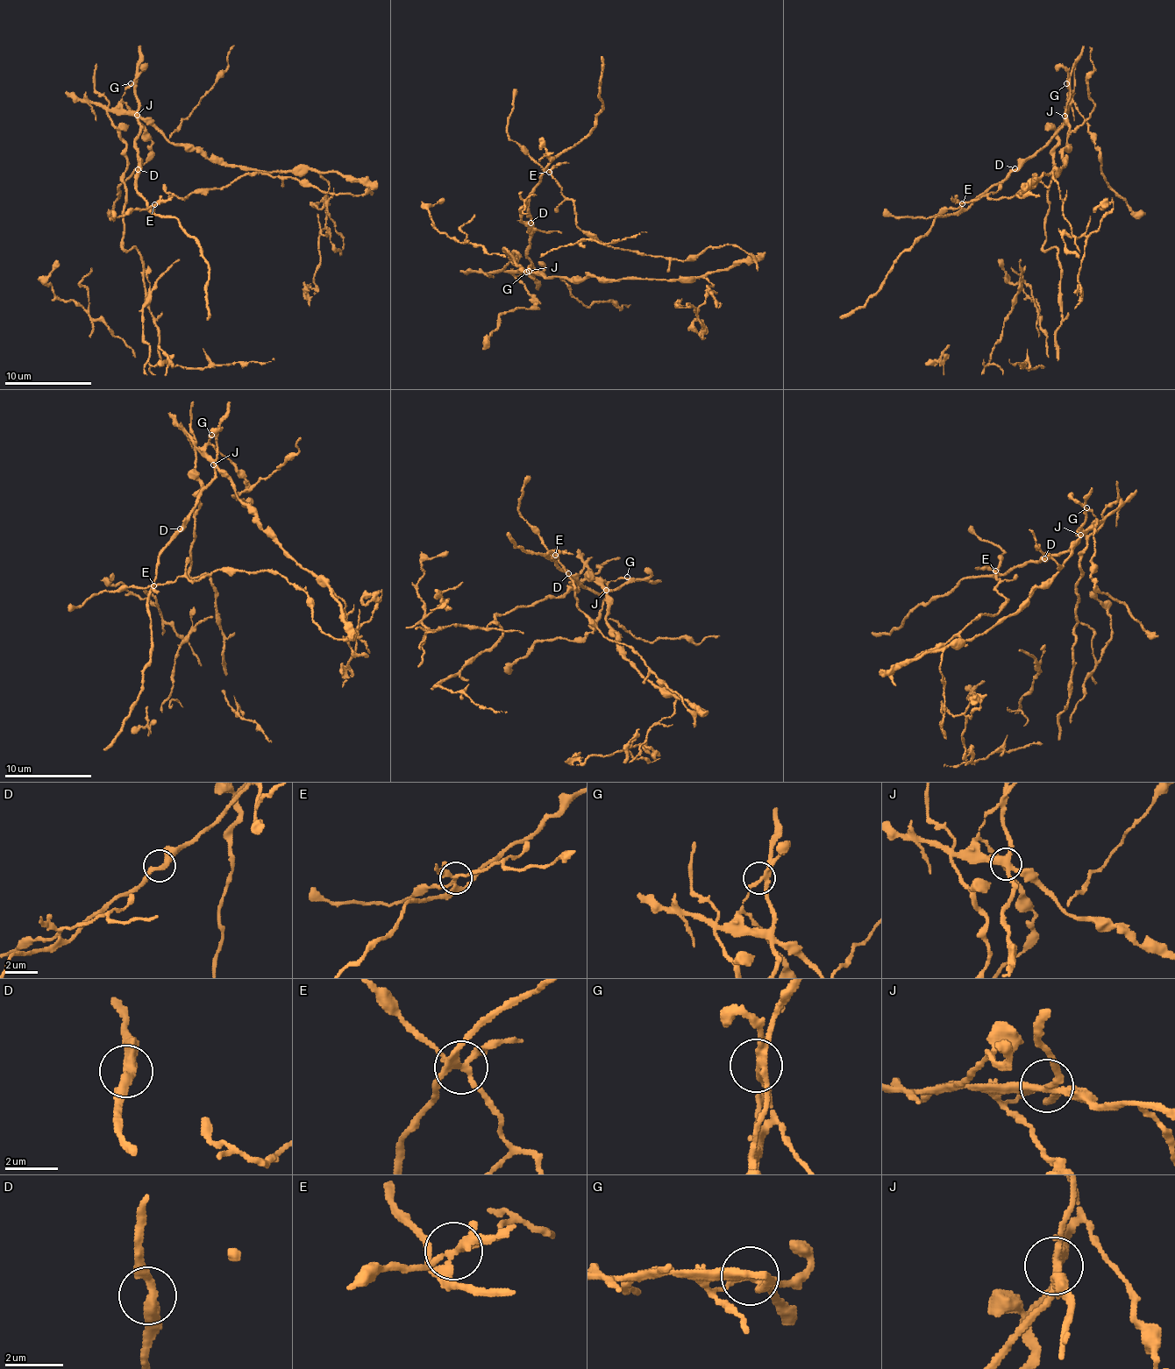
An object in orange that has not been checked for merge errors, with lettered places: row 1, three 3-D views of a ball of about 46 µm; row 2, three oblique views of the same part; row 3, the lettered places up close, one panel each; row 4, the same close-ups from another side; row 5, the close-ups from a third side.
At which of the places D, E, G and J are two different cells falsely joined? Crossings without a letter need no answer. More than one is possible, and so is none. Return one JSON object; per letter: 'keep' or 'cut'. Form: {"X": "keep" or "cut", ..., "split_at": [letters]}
{"D": "keep", "E": "cut", "G": "keep", "J": "cut", "split_at": ["E", "J"]}

